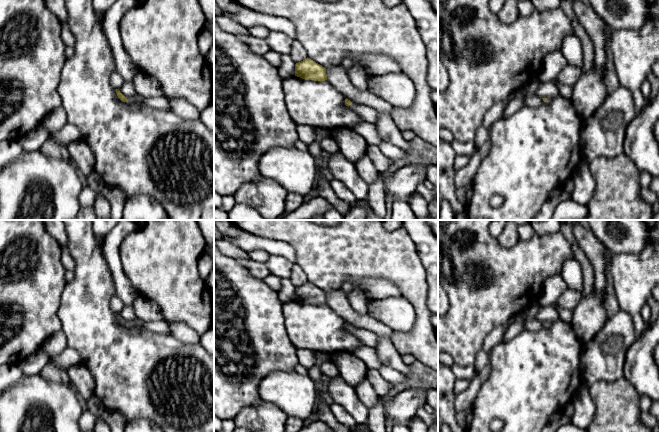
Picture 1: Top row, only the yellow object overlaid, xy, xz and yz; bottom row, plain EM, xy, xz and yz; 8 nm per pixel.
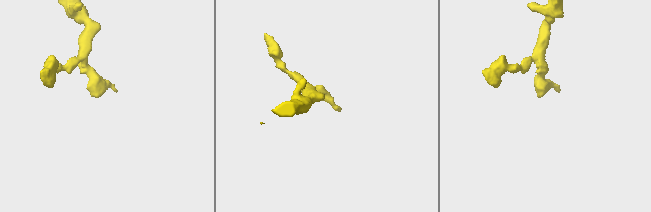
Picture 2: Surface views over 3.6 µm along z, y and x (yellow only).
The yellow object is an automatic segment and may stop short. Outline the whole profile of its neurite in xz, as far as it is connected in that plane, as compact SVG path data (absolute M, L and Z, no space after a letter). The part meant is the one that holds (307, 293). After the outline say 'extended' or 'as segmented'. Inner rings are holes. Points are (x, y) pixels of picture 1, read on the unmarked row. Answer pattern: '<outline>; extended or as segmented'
M308 281L295 288L295 300L305 304L327 304L326 292Z; as segmented

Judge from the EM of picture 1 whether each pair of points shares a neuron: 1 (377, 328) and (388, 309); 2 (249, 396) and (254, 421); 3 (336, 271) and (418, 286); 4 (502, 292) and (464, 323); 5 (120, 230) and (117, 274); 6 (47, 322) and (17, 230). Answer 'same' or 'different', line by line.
1: different
2: different
3: same
4: same
5: same
6: same

